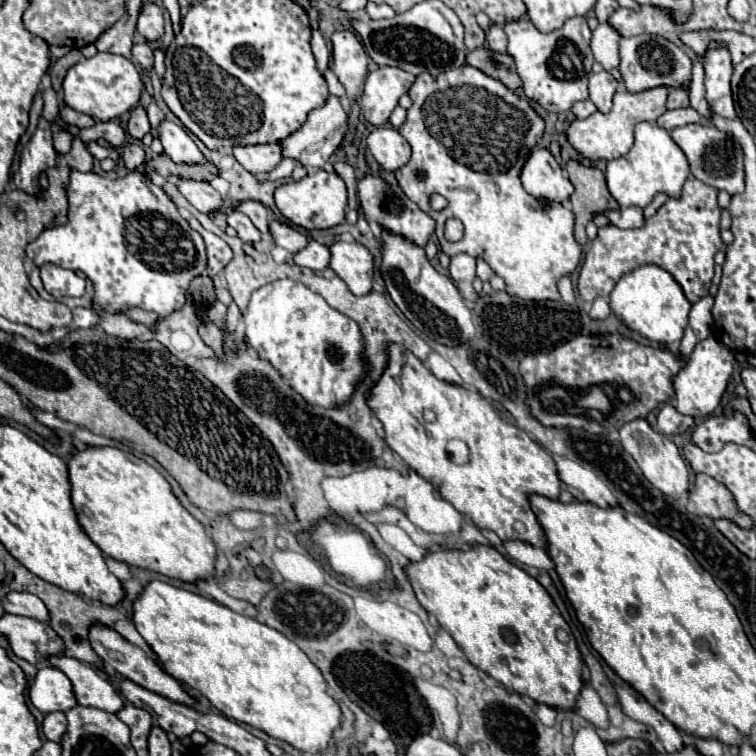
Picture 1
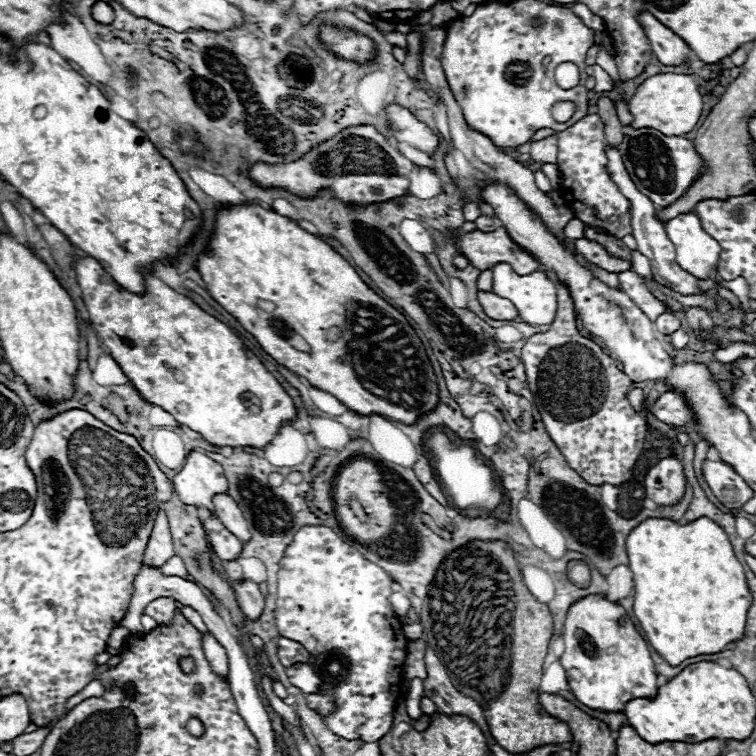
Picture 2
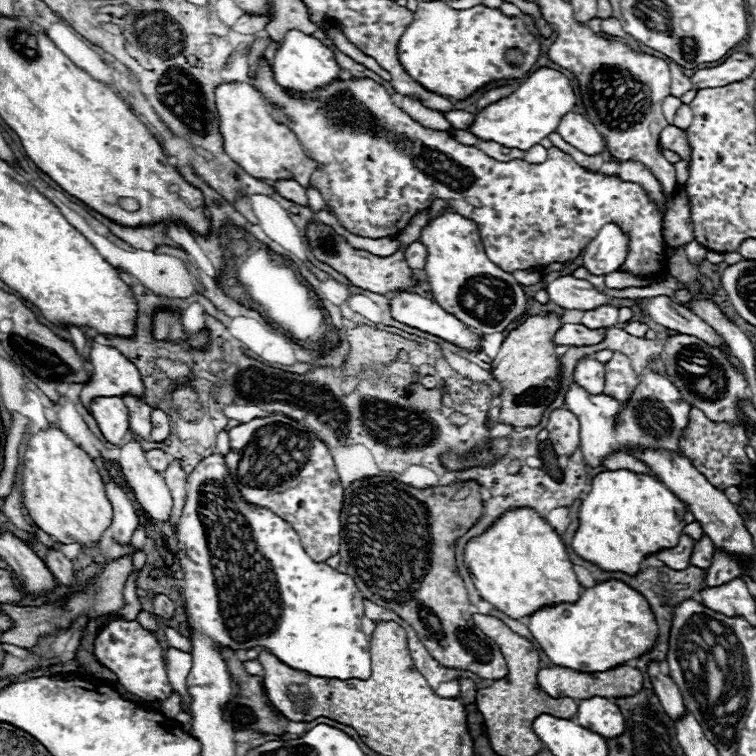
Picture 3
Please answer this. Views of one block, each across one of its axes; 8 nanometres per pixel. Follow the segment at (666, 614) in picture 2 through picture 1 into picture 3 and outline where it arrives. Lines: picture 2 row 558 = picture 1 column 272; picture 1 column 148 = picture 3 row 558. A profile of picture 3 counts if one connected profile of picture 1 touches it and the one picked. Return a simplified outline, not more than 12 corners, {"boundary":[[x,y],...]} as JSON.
{"boundary":[[630,470],[592,478],[574,552],[636,576],[674,548],[684,502]]}

